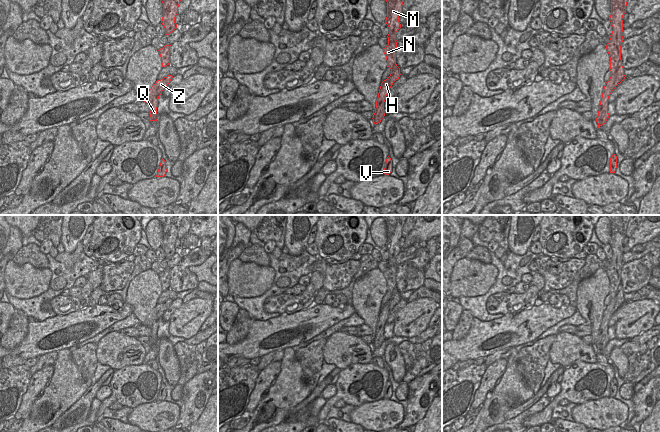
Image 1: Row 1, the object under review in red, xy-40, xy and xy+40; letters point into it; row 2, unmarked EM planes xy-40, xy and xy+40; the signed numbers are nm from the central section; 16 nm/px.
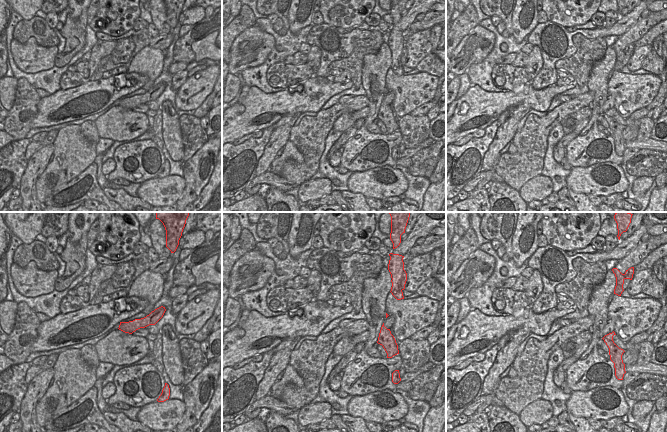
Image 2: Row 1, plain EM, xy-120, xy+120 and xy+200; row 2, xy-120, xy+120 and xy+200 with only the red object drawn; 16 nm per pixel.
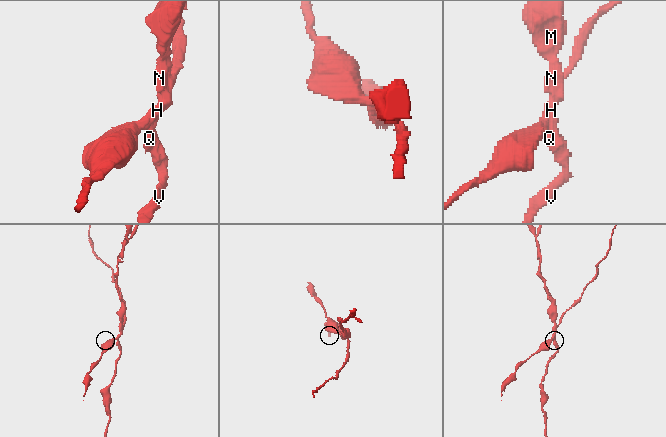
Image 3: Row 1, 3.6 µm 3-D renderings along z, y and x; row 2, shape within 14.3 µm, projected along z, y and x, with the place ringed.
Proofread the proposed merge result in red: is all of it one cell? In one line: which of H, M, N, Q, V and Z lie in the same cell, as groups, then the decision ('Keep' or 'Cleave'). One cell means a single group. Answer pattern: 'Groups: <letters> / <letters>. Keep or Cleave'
Groups: H M N Q V / Z. Cleave.

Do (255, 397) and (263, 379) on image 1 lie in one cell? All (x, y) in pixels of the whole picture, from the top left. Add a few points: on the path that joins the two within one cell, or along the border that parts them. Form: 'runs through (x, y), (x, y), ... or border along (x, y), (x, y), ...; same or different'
runs through (257, 393), (263, 383); same

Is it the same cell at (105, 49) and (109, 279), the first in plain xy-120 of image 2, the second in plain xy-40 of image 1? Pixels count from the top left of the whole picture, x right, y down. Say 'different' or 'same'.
different

